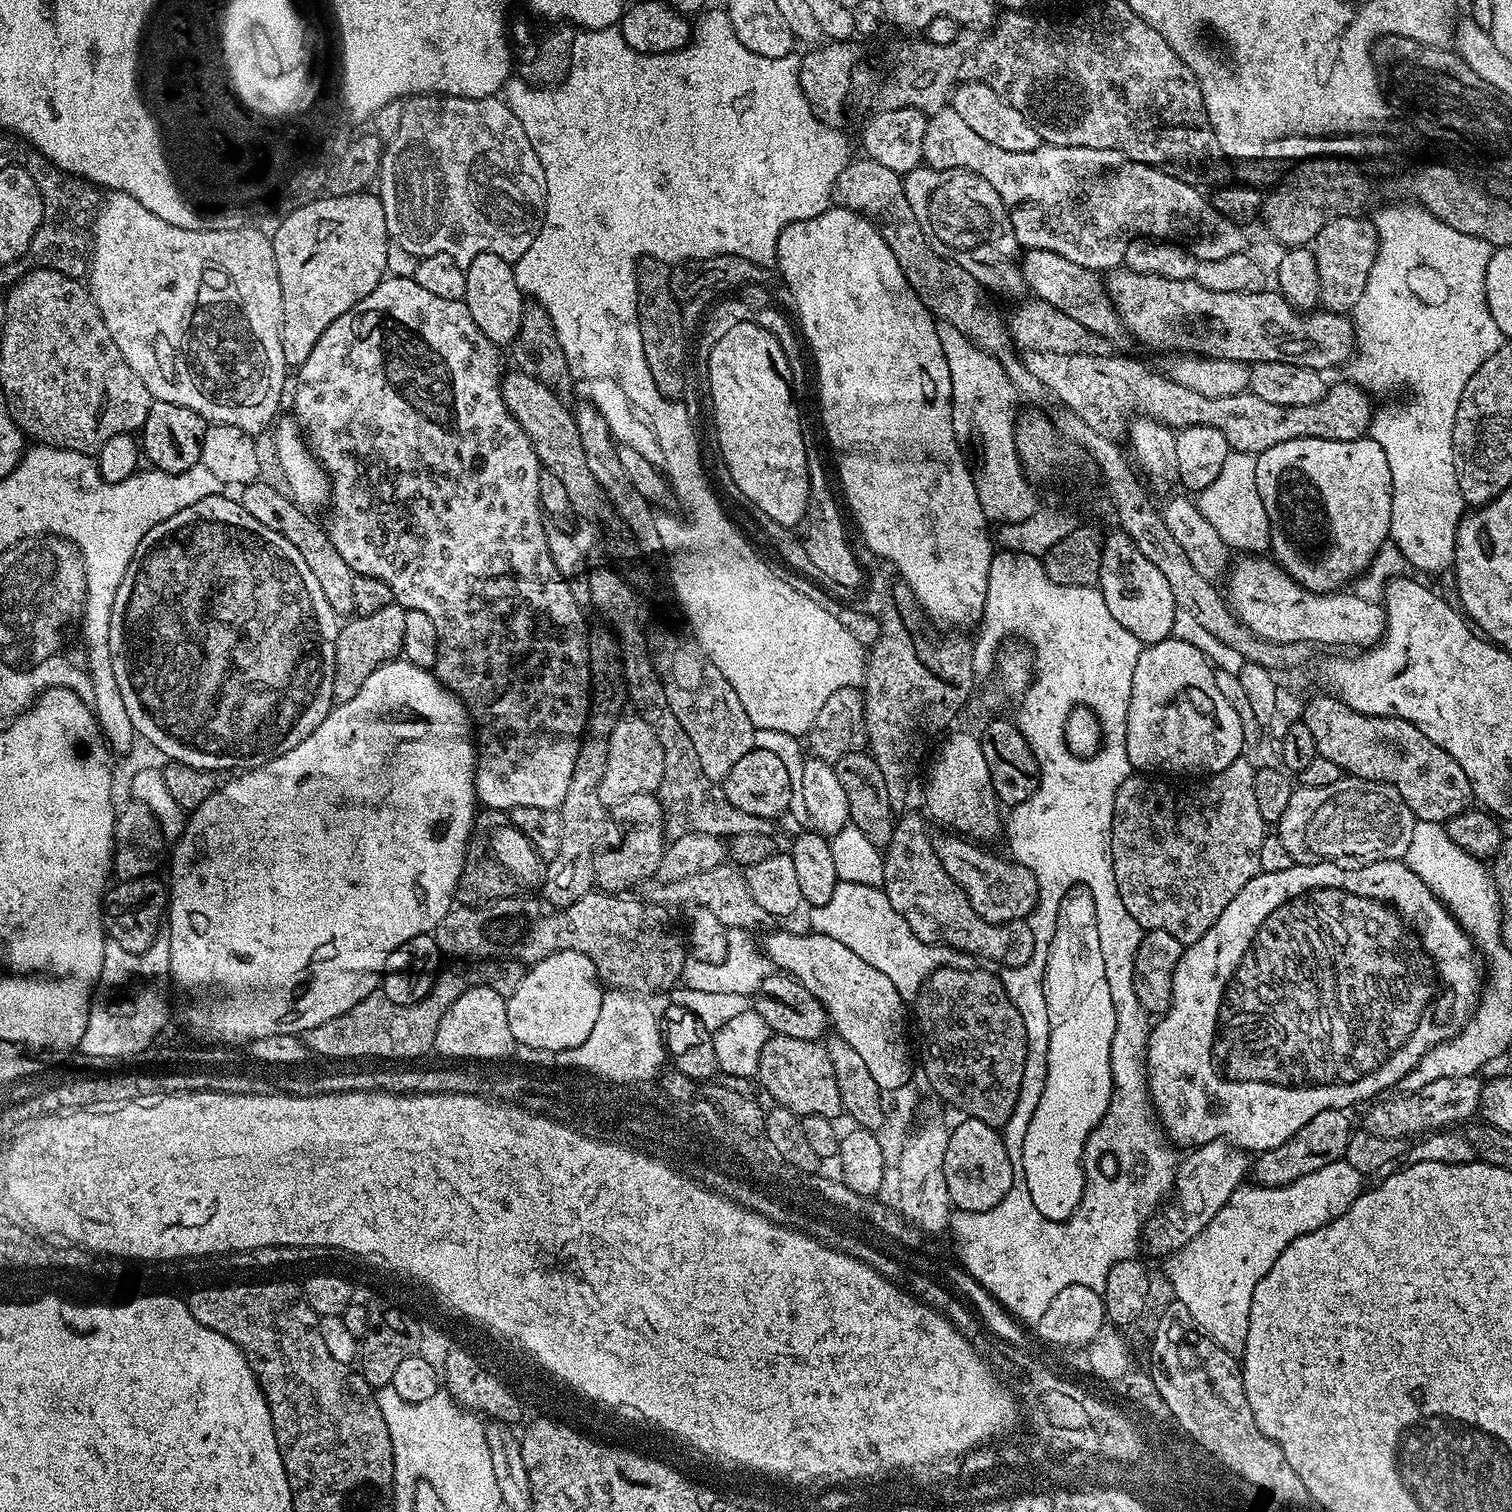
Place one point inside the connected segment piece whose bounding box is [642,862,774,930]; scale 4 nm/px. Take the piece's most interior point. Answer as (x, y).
(723, 889)

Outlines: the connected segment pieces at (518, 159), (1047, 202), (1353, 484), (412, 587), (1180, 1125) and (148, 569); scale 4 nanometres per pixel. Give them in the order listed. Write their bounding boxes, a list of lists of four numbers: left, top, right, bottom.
[[378,94,546,266],[922,106,1246,274],[1256,438,1394,593],[294,276,590,813],[1146,859,1482,1154],[109,494,341,774]]

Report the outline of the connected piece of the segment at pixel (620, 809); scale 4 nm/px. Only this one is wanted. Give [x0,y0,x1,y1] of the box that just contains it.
[595,794,666,894]

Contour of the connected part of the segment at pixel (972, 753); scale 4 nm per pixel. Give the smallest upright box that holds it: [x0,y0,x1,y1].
[924,732,1001,841]

